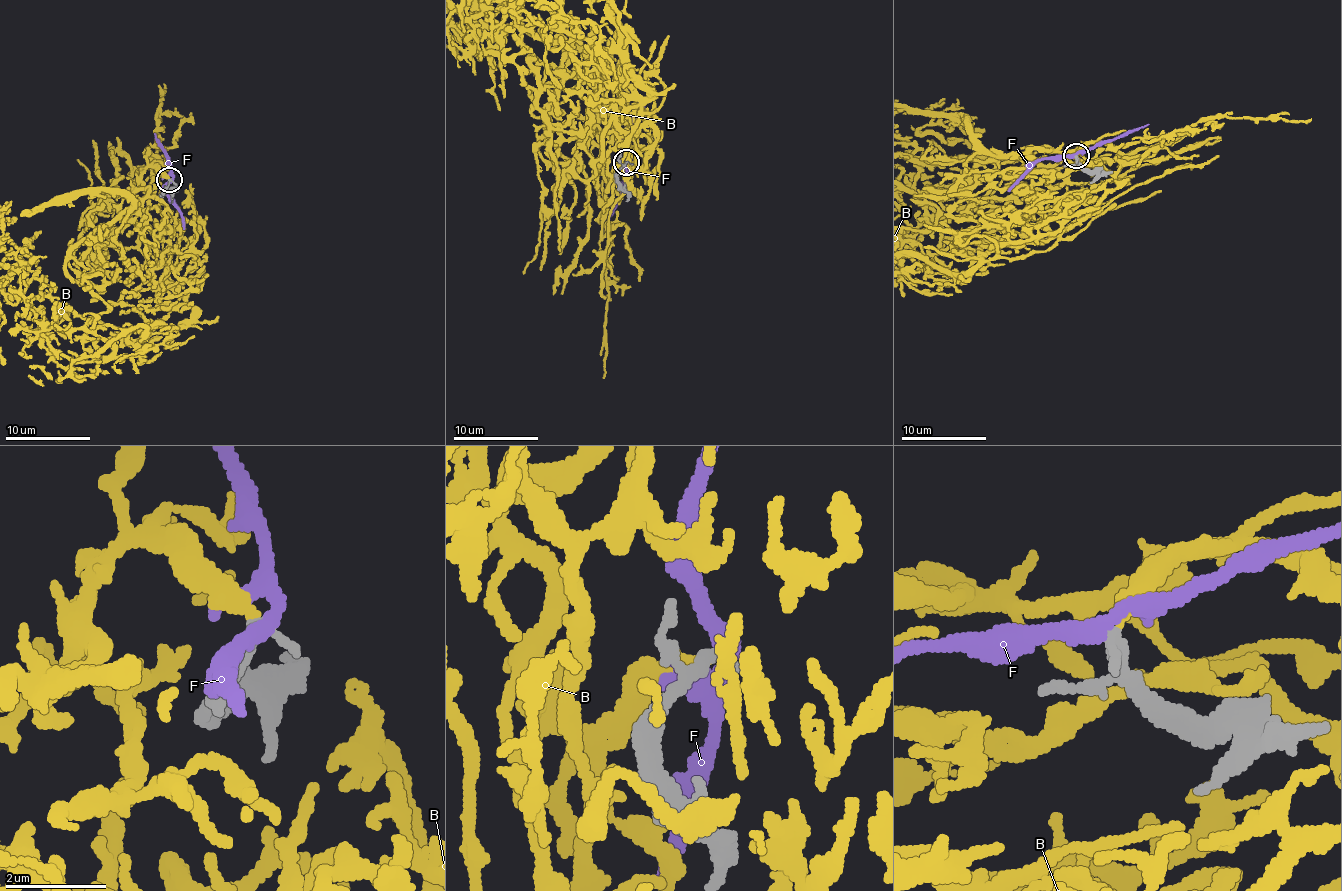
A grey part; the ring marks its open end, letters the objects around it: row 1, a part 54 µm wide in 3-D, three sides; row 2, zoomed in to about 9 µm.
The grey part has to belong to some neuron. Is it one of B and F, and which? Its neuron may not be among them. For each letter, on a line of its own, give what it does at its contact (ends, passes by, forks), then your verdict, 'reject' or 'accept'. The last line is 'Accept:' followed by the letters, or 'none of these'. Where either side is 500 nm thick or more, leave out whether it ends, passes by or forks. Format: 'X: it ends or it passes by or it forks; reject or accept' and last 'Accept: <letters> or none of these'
B: it ends; accept
F: it passes by; reject
Accept: B

